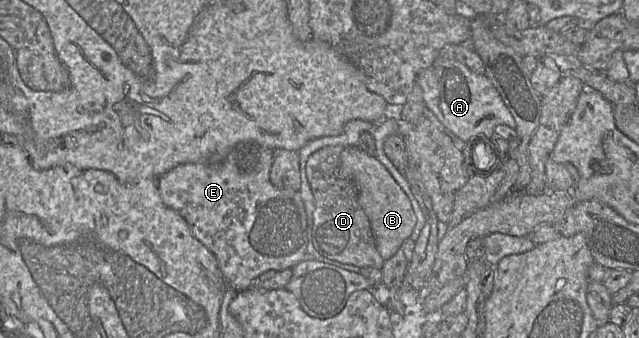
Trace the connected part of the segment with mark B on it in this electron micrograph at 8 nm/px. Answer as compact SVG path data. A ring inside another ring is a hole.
M348 146L341 152L338 177L351 181L356 187L358 202L369 219L377 251L384 260L391 258L411 236L416 223L409 198L383 164L357 146Z

